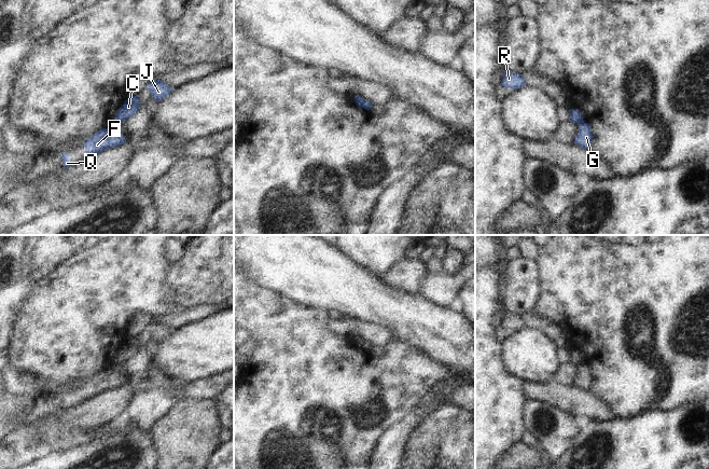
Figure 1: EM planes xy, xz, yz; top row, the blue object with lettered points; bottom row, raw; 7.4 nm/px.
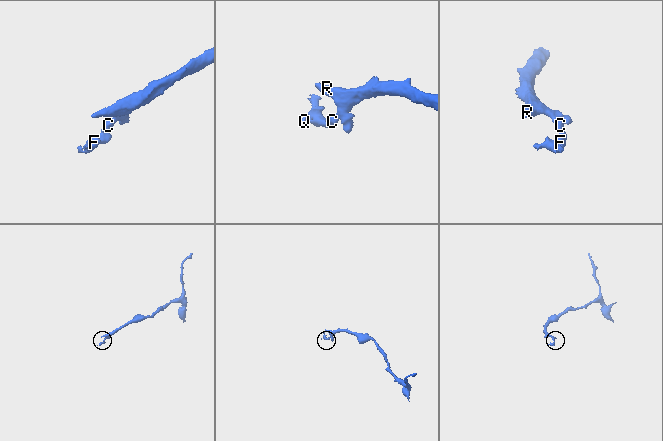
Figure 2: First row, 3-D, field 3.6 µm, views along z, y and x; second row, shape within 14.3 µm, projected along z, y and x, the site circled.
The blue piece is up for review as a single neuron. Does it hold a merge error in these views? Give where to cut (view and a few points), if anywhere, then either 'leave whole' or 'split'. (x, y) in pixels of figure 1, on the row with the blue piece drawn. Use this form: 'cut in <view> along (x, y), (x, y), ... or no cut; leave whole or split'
cut in xy along (114, 123), (120, 124); split

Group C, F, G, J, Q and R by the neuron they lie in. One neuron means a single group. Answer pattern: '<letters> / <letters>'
C J R / F G Q

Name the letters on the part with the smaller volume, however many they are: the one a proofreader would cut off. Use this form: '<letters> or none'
F, G, Q

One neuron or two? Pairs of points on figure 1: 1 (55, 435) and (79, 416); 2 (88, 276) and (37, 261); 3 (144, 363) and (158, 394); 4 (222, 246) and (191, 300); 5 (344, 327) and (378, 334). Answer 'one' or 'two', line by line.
1: two
2: two
3: one
4: one
5: one

